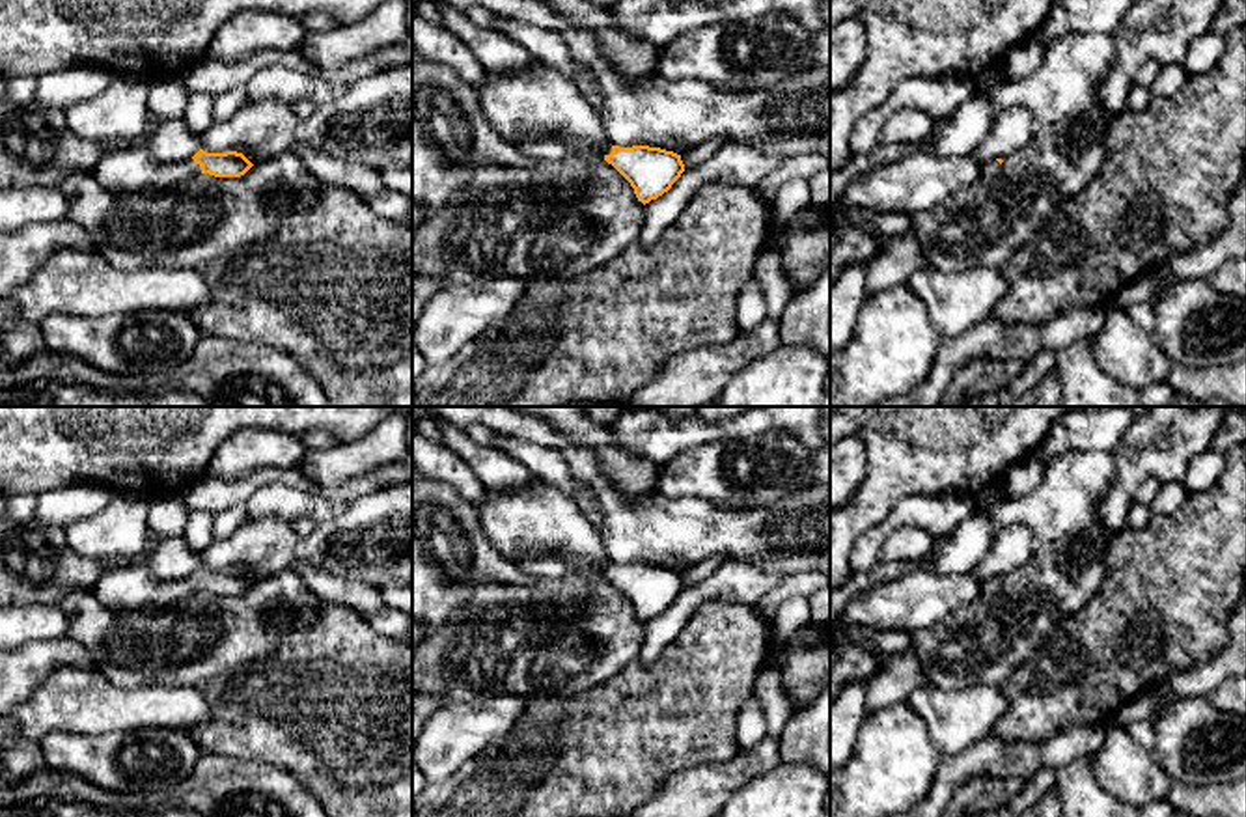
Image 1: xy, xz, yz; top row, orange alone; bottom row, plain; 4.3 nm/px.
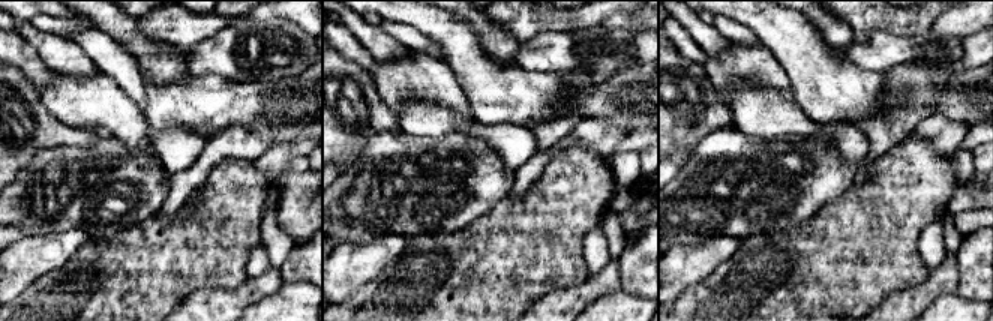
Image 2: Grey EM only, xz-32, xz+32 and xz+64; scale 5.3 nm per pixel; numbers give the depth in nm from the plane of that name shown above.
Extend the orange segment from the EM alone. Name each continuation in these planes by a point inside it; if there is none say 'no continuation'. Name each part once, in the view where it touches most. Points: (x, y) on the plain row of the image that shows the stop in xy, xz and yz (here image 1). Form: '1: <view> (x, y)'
1: xy (125, 590)

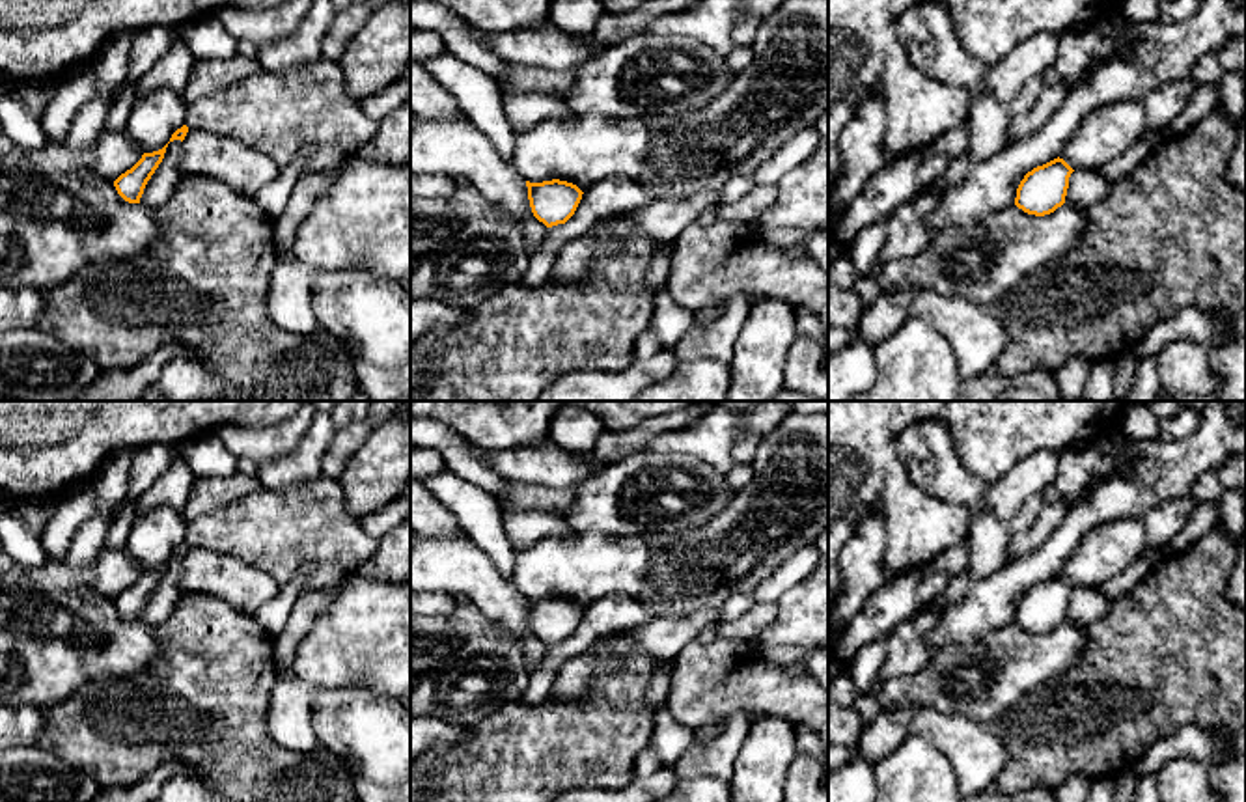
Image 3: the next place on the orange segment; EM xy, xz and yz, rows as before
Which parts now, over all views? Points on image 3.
no continuation

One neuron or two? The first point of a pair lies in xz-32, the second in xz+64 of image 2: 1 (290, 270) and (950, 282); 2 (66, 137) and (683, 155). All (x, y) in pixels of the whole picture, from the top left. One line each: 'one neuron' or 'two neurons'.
1: two neurons
2: two neurons

